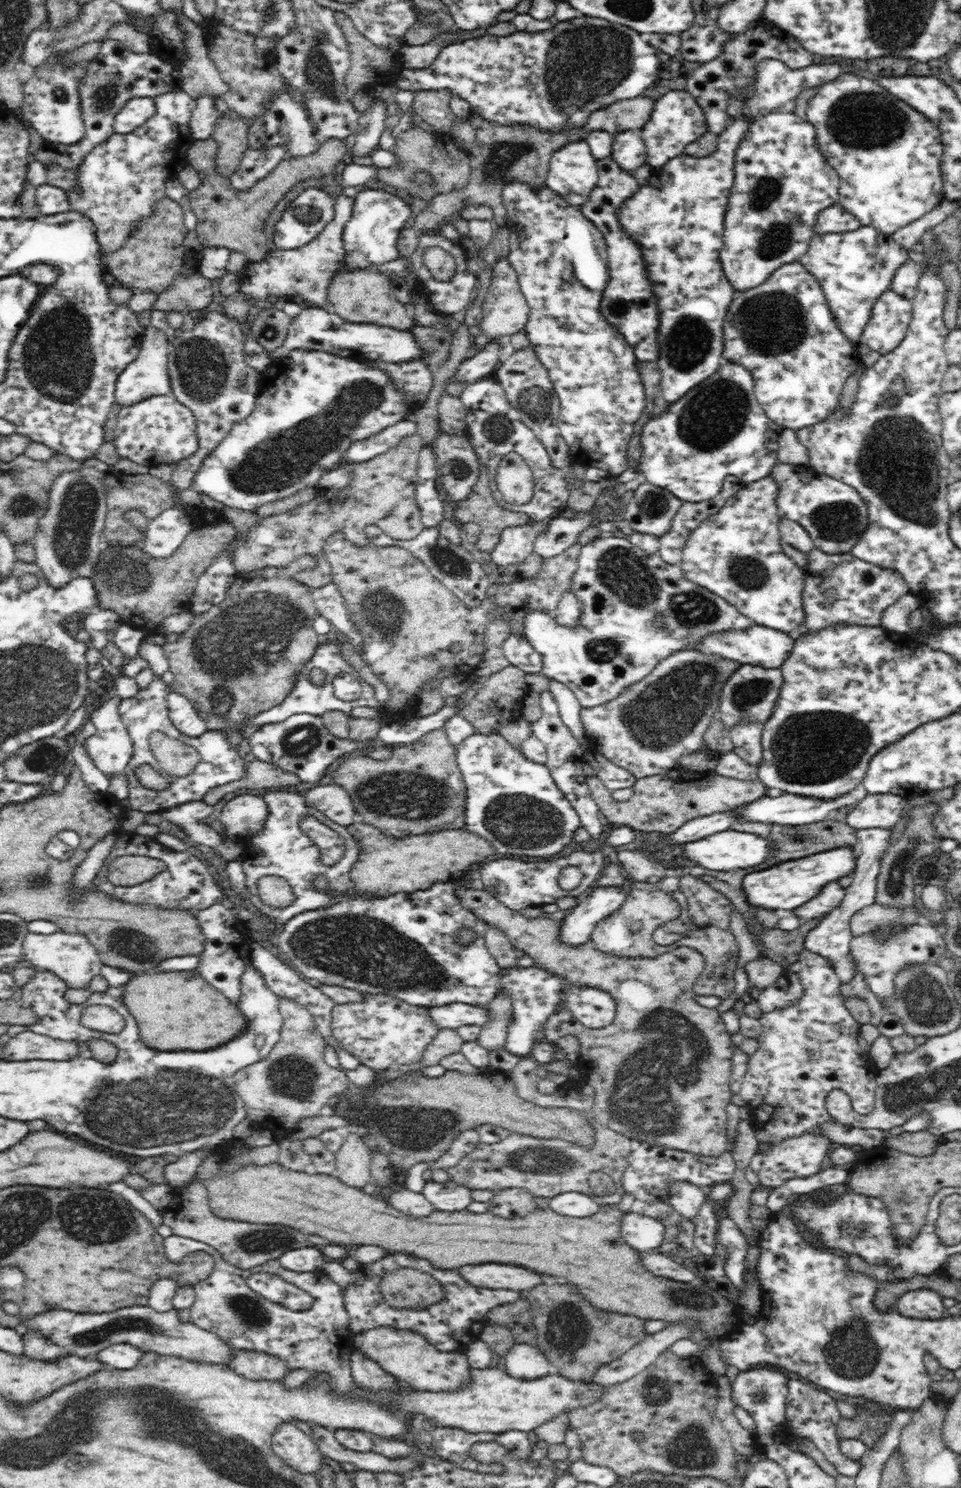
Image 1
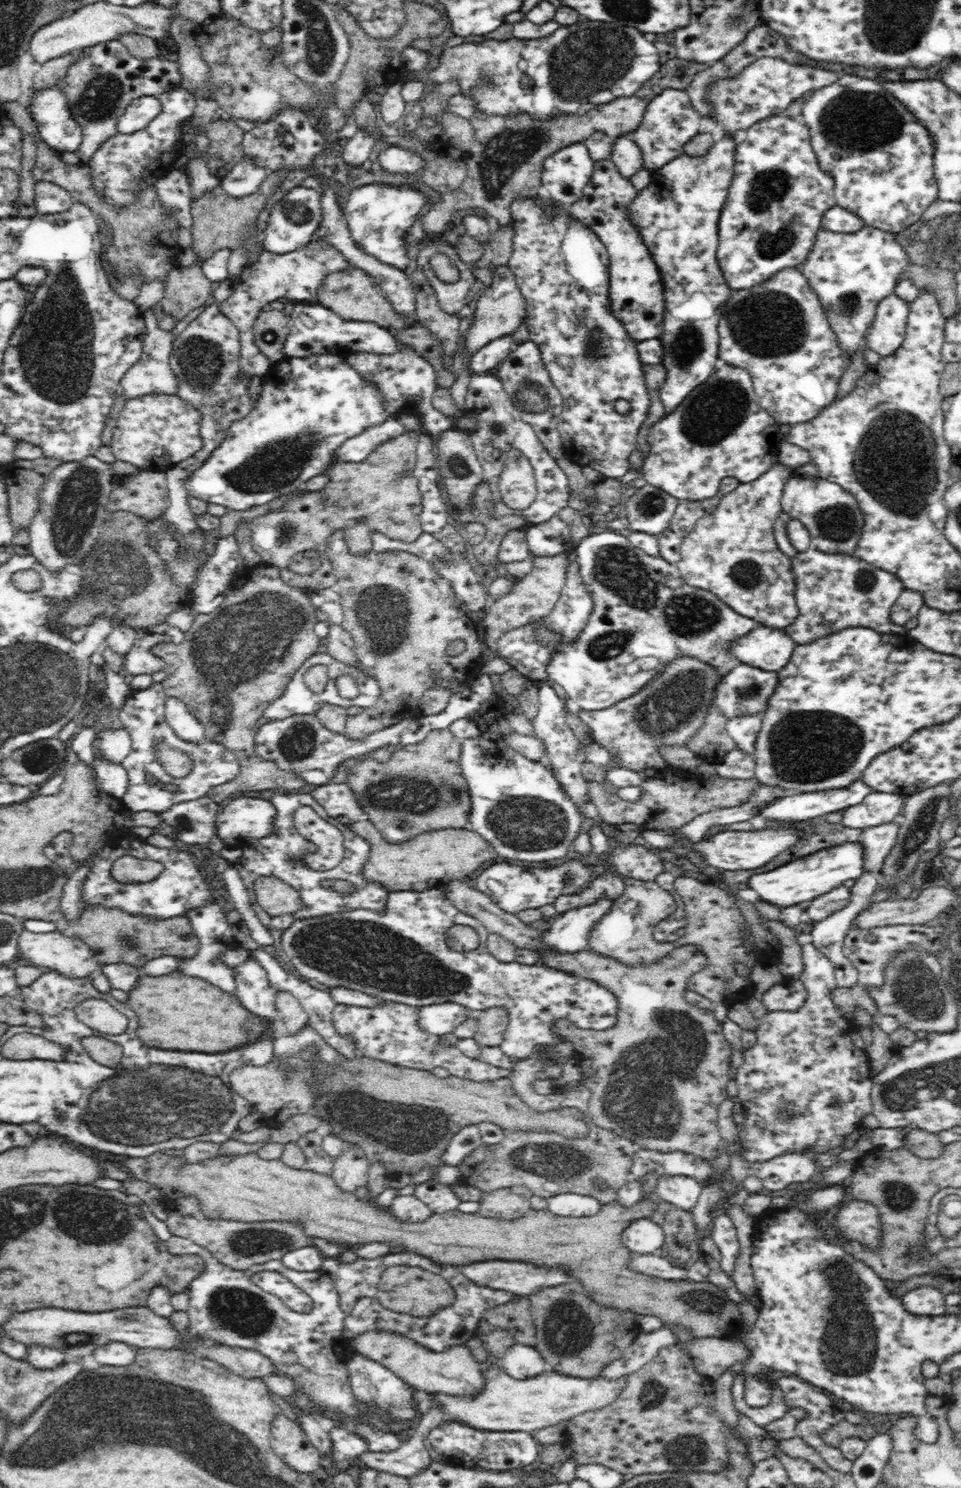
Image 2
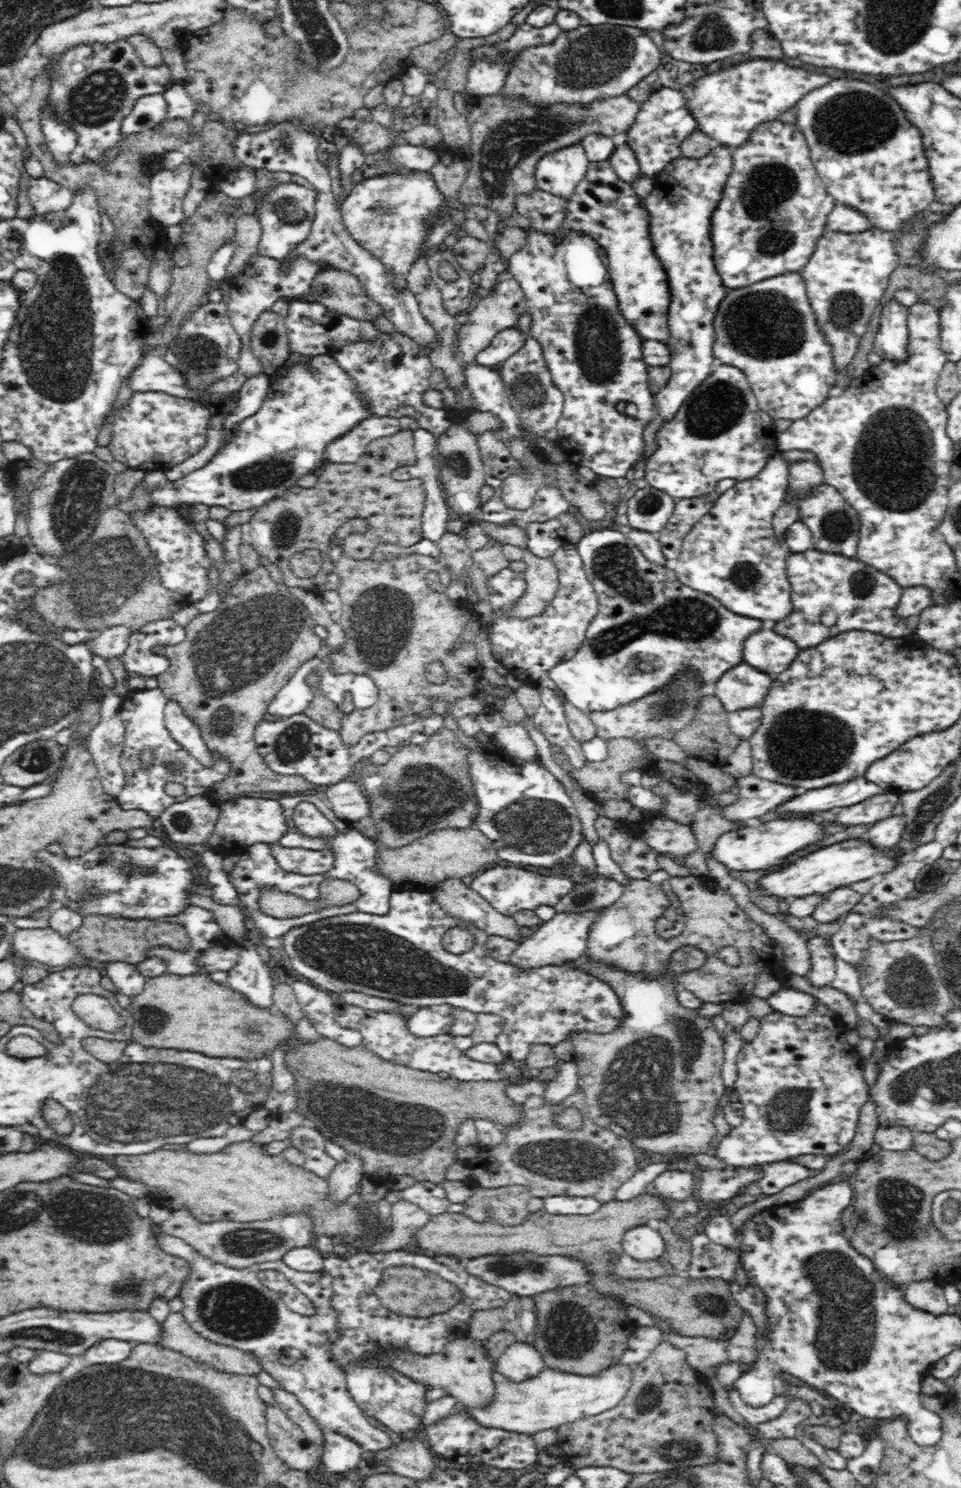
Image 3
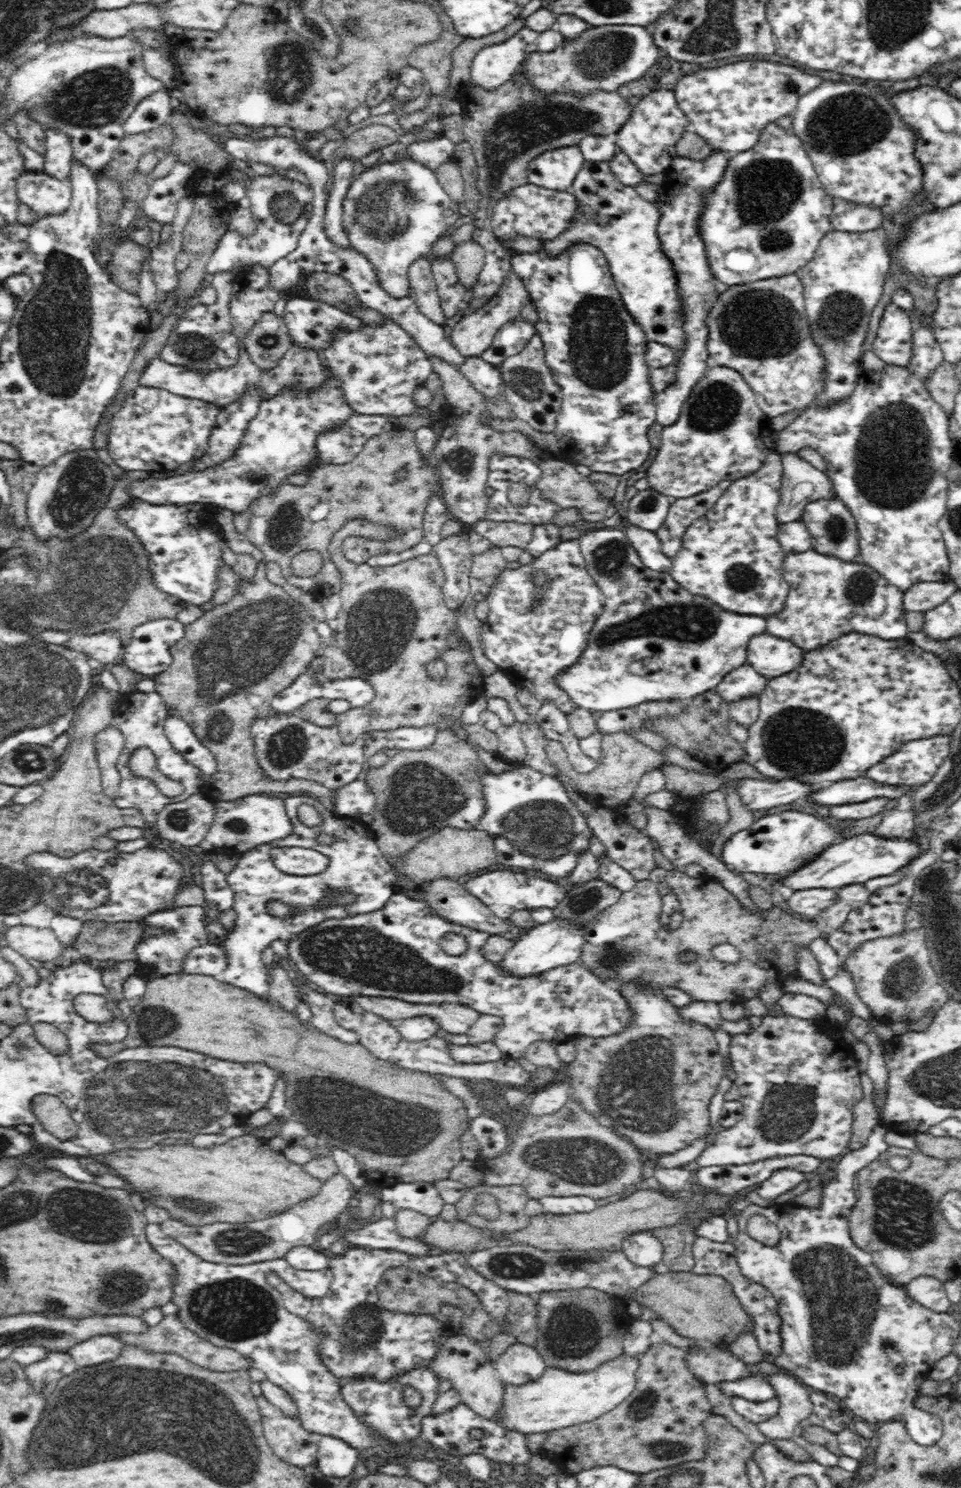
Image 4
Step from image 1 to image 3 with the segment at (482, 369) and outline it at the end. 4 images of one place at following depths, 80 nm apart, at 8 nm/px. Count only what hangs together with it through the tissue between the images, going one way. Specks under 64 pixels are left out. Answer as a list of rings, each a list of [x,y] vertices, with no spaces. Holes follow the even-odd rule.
[[[517,325],[512,326],[512,328],[504,328],[496,334],[490,346],[476,355],[476,363],[497,368],[524,346],[528,336],[530,333],[524,332]]]

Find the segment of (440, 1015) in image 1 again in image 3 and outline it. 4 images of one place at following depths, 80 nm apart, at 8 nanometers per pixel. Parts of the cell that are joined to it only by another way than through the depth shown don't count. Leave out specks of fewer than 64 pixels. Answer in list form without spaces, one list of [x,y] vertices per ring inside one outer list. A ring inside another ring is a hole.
[[[435,1007],[417,1008],[406,1020],[406,1029],[416,1037],[437,1037],[448,1033],[452,1024],[452,1015]]]

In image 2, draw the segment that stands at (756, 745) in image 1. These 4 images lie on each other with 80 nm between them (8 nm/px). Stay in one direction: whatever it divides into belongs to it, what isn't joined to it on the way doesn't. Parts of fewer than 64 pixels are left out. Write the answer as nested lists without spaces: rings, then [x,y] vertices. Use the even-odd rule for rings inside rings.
[[[740,714],[740,716],[732,716],[727,720],[726,730],[738,748],[745,750],[748,754],[754,753],[754,742],[756,736],[760,732],[763,715],[756,714]]]

